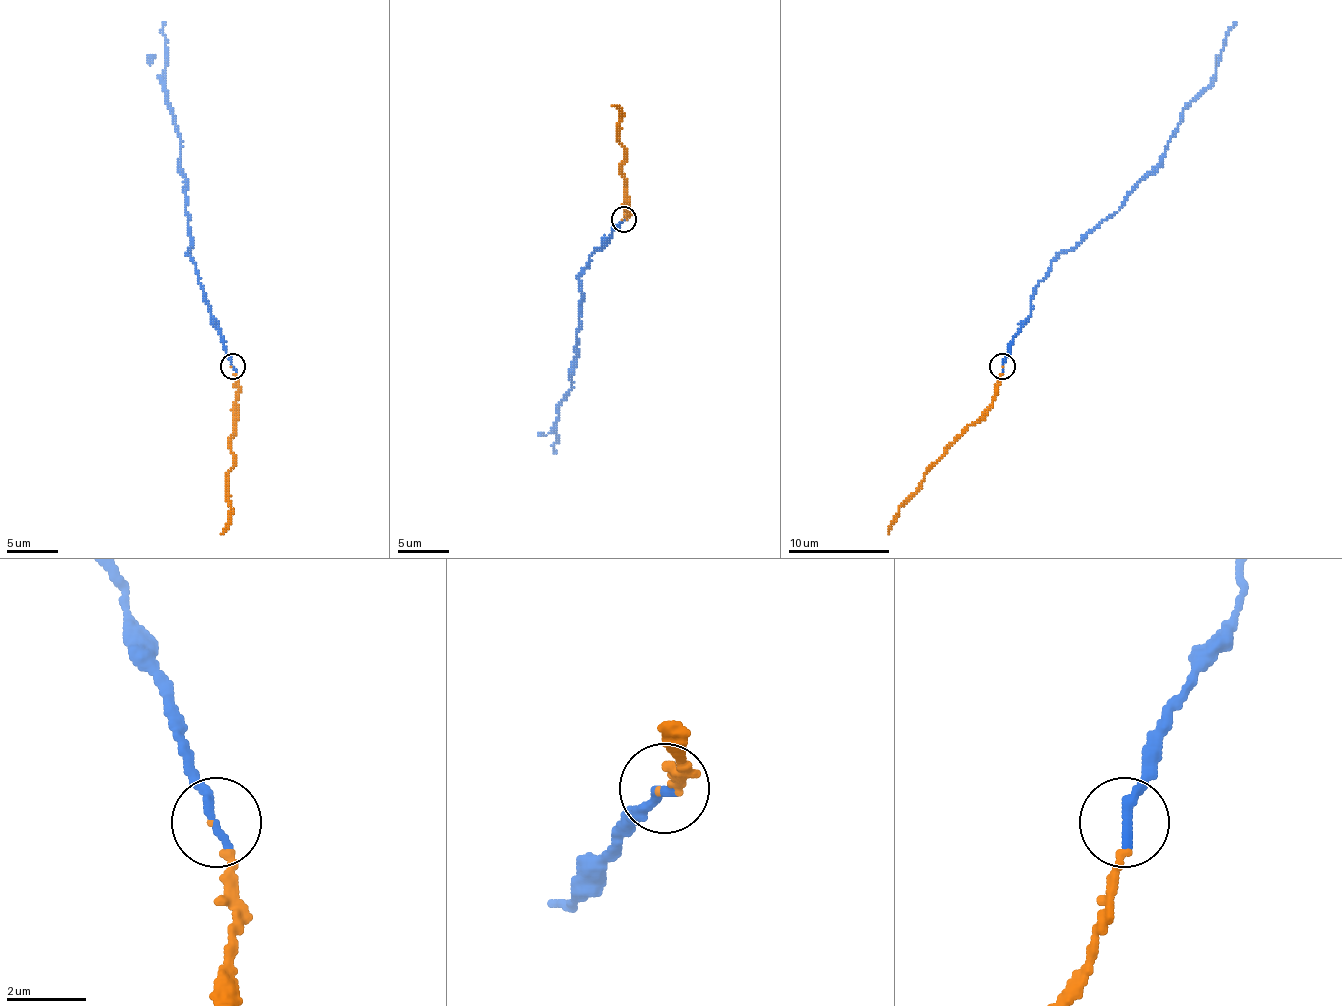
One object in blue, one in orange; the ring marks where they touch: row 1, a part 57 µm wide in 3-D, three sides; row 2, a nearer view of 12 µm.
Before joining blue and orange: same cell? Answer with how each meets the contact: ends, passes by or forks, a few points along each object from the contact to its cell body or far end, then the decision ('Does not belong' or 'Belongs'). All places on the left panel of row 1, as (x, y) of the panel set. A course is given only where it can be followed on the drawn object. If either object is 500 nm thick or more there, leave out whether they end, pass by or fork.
At the ring blue ends. At the ring orange ends. Course of blue: (233, 367), (188, 253), (180, 136), (165, 83), (165, 22). Course of orange: (231, 367), (238, 400), (231, 448), (233, 468), (228, 486), (231, 521), (221, 534). Belongs

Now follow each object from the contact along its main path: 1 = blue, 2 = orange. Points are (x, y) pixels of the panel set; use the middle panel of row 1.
1: (624, 220), (594, 253), (579, 275), (579, 329), (571, 387), (563, 397), (556, 427), (556, 453)
2: (622, 220), (629, 212), (622, 164), (624, 149), (619, 138), (622, 113), (612, 106)

